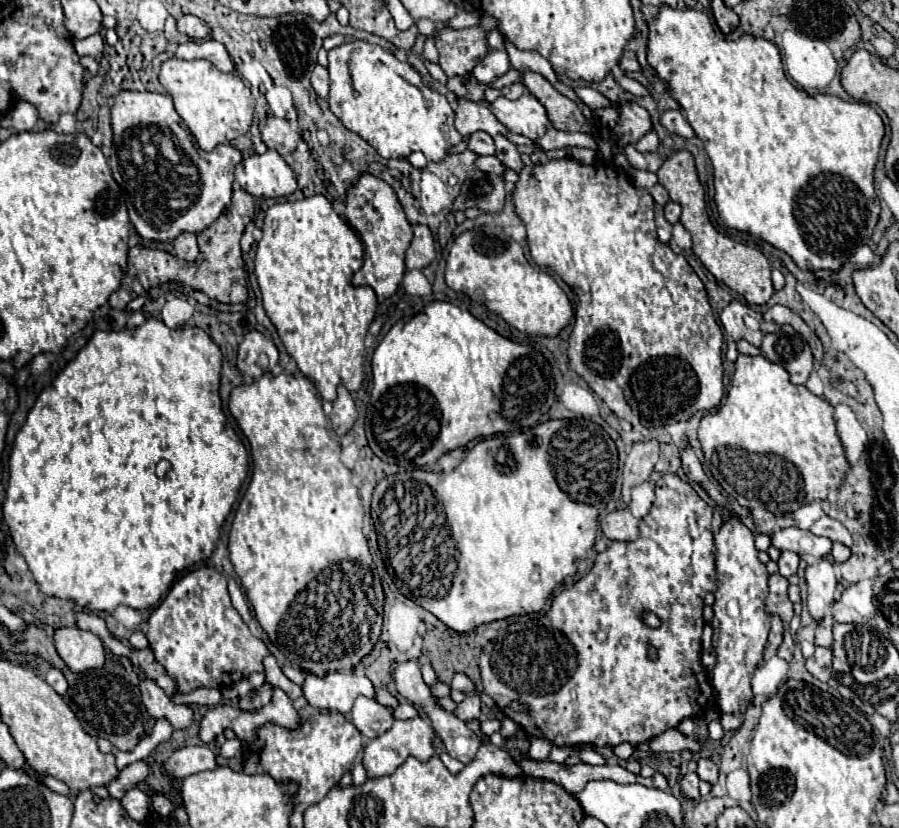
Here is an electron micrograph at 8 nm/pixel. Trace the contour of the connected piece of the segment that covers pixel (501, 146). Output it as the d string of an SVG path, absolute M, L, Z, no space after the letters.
M495 135L493 139L495 139L495 147L497 147L495 157L497 157L499 161L503 161L509 169L513 169L513 171L519 173L525 165L523 165L523 161L521 161L521 155L519 155L517 147L515 147L507 137L503 137L503 135Z

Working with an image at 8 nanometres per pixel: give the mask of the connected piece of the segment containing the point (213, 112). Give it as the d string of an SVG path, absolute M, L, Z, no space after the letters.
M173 57L161 65L159 83L171 95L175 111L191 129L201 149L211 151L217 145L229 143L237 135L245 135L249 131L255 99L237 73L223 73L205 59L185 61Z

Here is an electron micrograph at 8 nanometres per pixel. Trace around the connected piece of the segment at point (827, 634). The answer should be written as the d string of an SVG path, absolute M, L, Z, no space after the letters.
M825 615L823 621L815 627L815 645L821 645L821 647L831 647L833 643L833 623L835 619L831 615Z

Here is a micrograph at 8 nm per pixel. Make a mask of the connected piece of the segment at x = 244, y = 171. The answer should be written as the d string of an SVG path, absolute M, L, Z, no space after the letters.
M267 149L263 155L249 155L235 167L235 181L253 197L285 197L297 189L297 179L285 159Z

